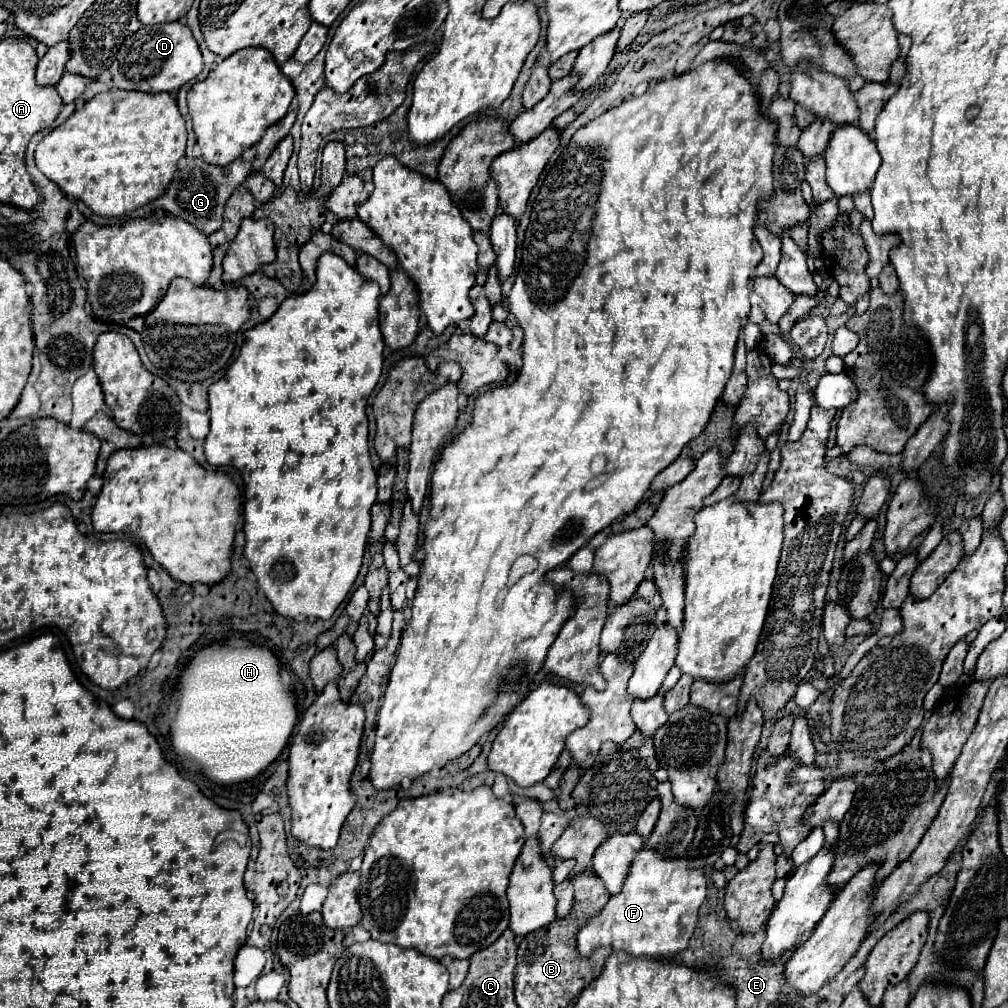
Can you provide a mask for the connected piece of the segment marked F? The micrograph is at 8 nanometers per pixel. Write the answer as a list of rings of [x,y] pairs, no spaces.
[[[641,850],[633,860],[623,890],[611,896],[599,916],[591,918],[579,930],[577,952],[587,958],[593,950],[611,946],[613,950],[625,950],[635,958],[647,956],[671,960],[675,954],[687,950],[705,892],[707,878],[703,870],[691,870],[683,858],[669,860],[657,852]]]

